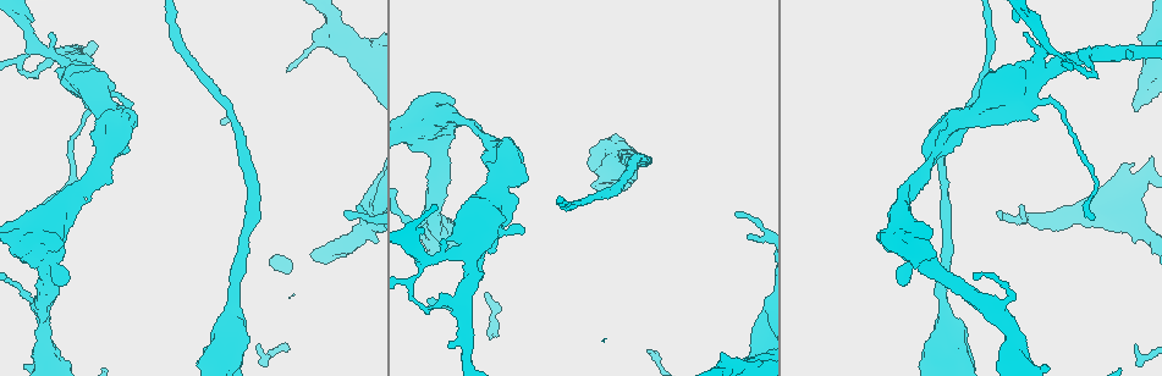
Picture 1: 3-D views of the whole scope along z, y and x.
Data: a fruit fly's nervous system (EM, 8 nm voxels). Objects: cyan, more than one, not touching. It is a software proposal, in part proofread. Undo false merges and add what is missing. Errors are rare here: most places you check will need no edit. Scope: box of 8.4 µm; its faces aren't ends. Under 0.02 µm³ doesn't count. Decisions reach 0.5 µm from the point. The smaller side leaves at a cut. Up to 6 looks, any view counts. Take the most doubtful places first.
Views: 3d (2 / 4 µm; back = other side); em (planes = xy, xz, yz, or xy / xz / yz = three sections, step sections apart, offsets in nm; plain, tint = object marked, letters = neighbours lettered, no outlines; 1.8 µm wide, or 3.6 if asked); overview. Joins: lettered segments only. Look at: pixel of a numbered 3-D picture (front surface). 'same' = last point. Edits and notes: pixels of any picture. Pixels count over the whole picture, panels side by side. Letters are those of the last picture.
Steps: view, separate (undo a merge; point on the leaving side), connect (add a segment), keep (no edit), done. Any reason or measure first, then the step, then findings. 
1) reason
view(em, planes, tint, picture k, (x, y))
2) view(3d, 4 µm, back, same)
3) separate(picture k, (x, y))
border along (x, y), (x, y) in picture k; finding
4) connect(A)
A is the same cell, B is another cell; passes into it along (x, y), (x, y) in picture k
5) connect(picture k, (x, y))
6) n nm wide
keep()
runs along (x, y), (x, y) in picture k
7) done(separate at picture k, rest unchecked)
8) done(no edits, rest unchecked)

three-way junction
view(em, planes, tint, picture 1, (46, 360))

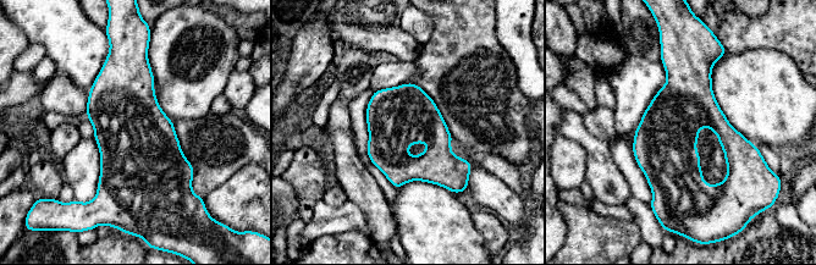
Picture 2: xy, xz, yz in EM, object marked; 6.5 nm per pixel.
what lies round it
view(em, planes, letters, same)

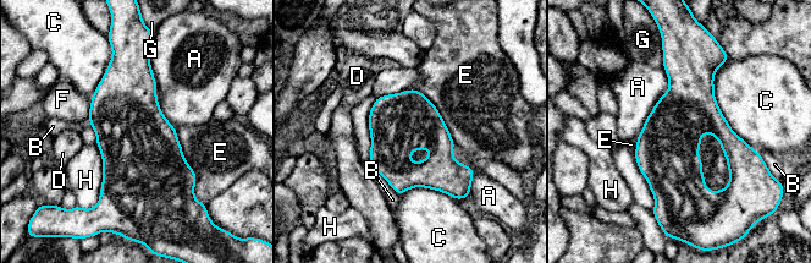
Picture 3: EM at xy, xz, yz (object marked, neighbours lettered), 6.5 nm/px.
keep()
A, B, C, D, E, F, G and H are other cells; border along (150, 51), (158, 105), (175, 127) in picture 3; continuous, no second neuron

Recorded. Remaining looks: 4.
free end
view(em, 3.6 µm, planes, letters, picture 1, (906, 280))

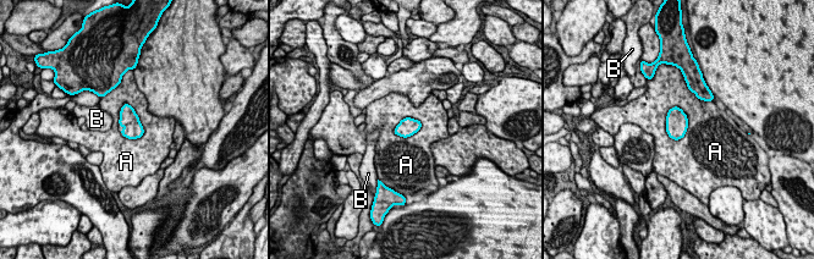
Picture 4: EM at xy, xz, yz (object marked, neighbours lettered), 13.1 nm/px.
keep()
A and B are other cells; border along (124, 103), (143, 128), (137, 139) in picture 4; none of them fits

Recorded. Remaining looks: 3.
branch stops here
view(3d, 2 µm, picture 1, (356, 207))

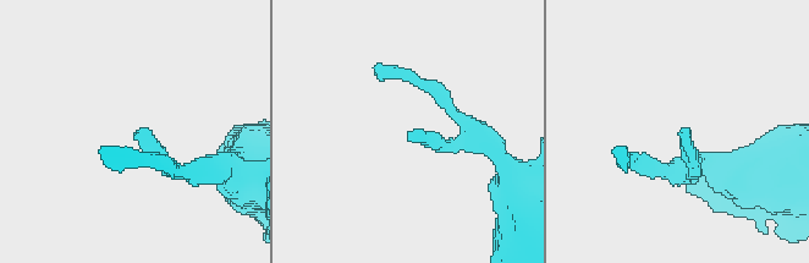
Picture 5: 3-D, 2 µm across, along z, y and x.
now the EM
view(em, yz, step 8, letters, picture 5, (134, 139))

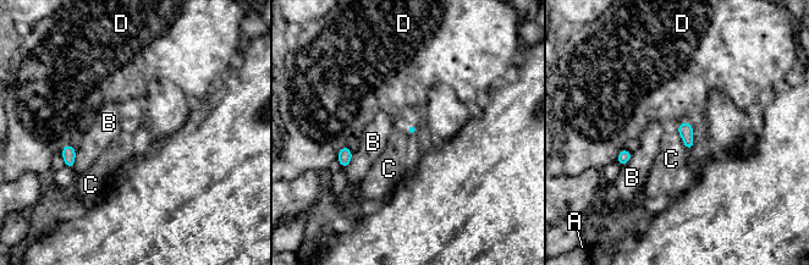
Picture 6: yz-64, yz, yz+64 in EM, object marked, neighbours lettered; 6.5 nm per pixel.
C touches over 160 nm
keep()
A, B, C and D are other cells; none of them fits

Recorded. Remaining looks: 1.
done(no edits, rest unchecked)

